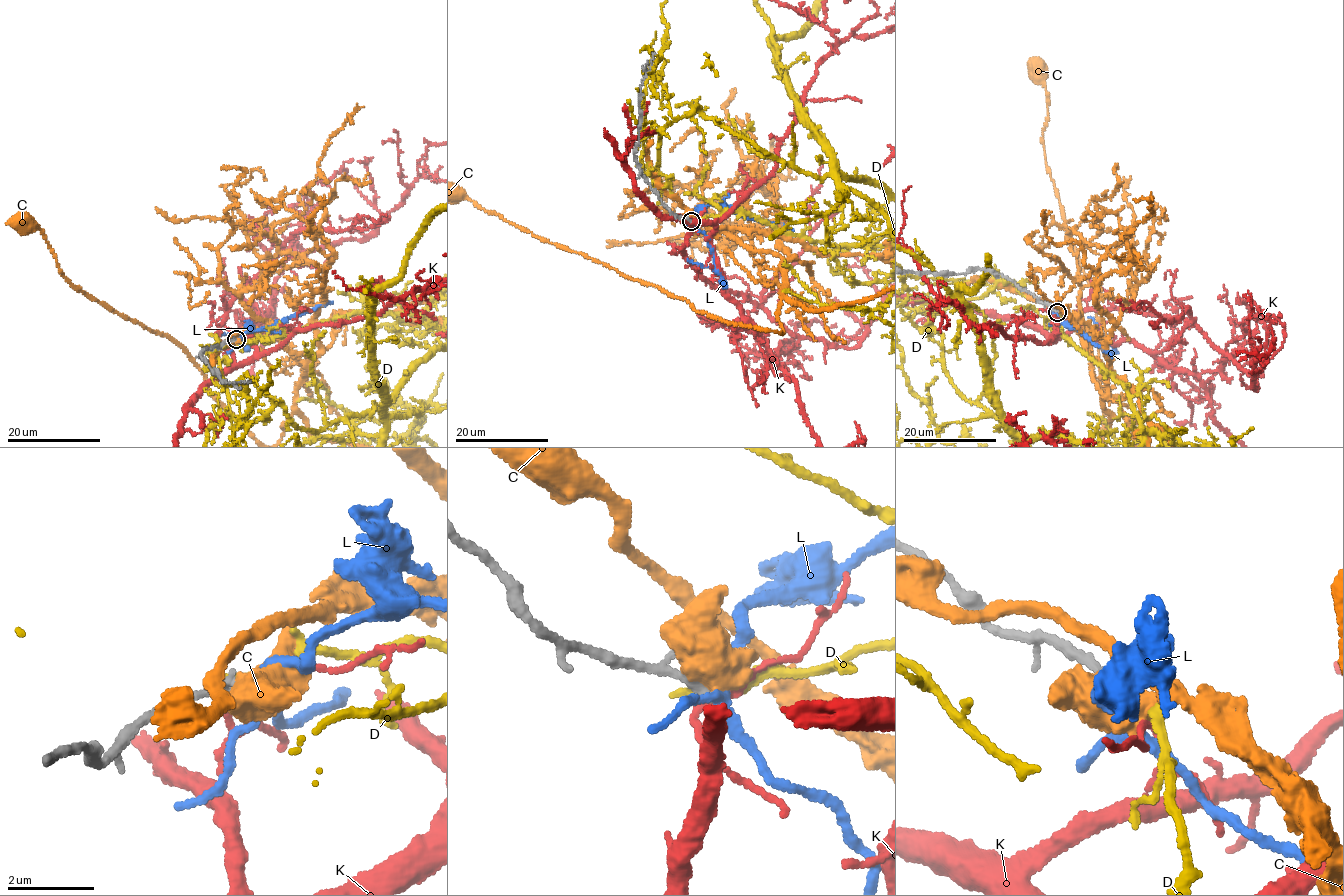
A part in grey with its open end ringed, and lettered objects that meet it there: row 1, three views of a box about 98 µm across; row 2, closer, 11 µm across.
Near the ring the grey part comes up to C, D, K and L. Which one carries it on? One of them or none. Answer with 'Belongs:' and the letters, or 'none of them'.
Belongs: none of them

